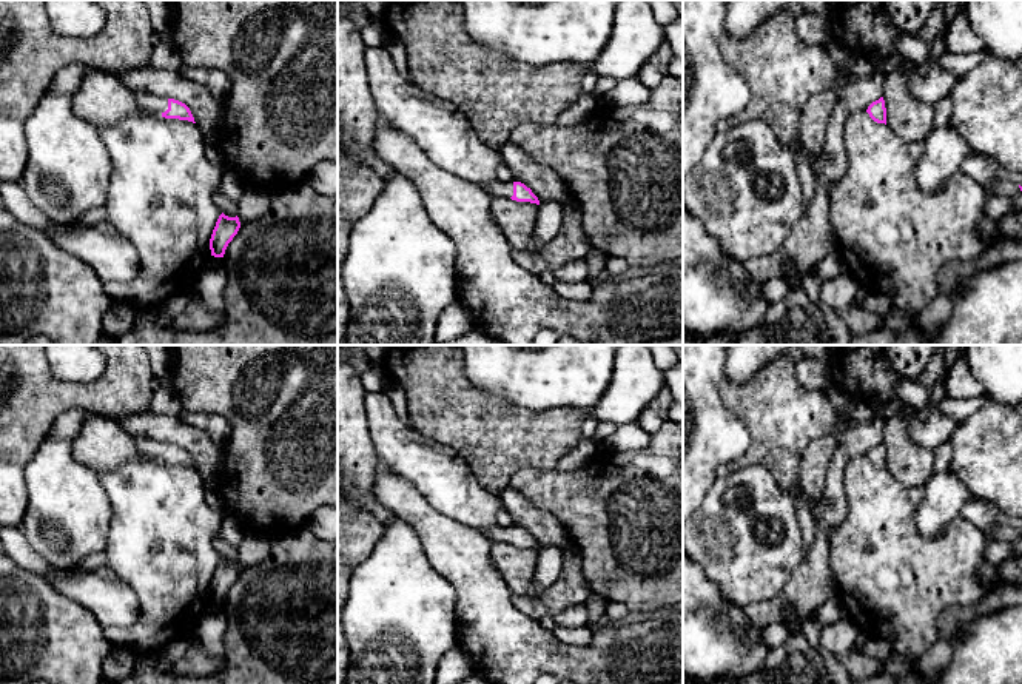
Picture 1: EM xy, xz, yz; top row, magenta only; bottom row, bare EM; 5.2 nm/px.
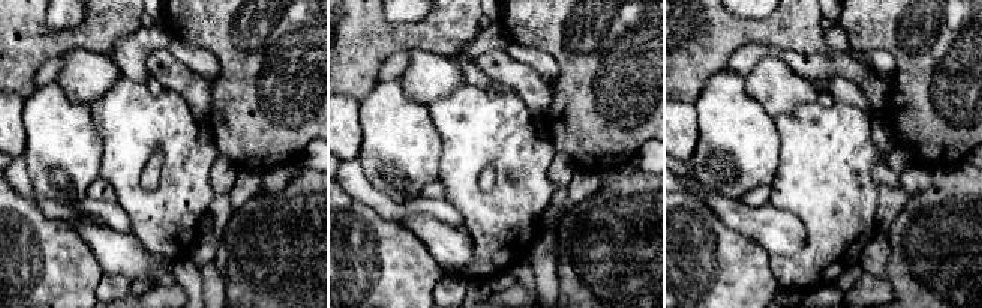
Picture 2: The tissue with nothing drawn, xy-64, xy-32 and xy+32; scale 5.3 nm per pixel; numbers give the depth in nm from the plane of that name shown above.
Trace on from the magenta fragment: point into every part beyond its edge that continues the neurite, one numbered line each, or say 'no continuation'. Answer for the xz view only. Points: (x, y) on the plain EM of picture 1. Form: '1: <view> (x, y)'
1: xz (497, 533)

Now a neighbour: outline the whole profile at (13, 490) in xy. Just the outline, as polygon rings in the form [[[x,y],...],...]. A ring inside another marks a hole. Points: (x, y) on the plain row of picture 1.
[[[0,461],[0,525],[22,525],[26,507],[25,467]]]

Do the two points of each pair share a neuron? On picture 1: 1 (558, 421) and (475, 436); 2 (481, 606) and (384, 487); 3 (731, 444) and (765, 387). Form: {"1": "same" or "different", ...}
{"1": "same", "2": "same", "3": "different"}

